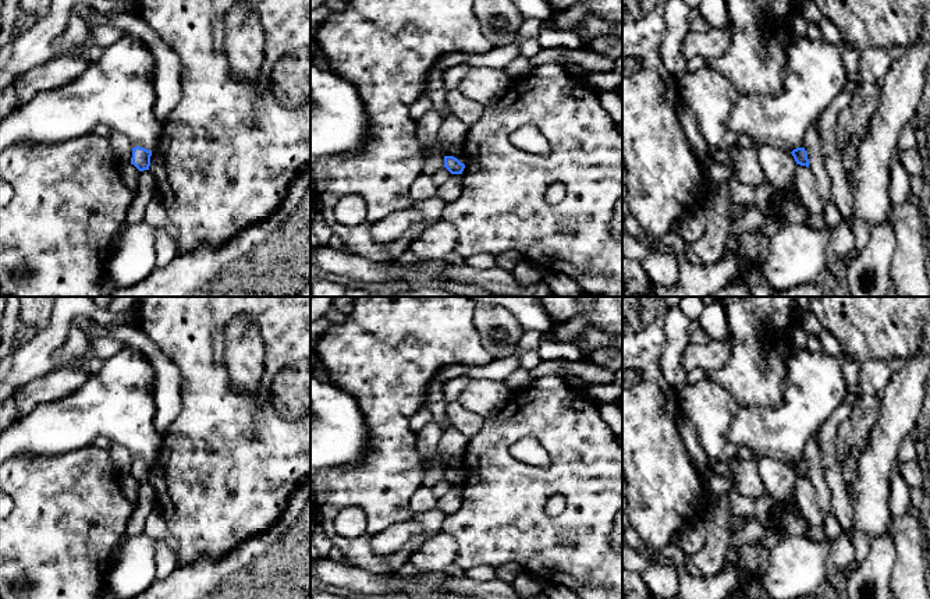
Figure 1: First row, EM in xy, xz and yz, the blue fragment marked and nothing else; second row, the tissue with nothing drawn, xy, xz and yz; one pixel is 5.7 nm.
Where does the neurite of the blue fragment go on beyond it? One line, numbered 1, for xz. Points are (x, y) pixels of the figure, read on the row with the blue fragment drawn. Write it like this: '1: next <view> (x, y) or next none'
1: next none

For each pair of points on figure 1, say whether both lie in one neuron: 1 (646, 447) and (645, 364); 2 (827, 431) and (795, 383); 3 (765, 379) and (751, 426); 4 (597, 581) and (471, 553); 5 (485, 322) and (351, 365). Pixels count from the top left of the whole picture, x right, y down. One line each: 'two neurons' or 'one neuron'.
1: one neuron
2: two neurons
3: two neurons
4: one neuron
5: two neurons

